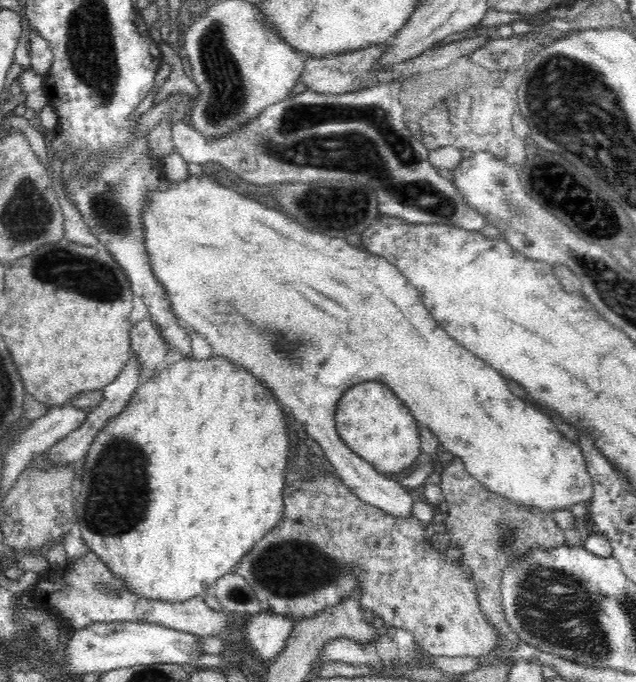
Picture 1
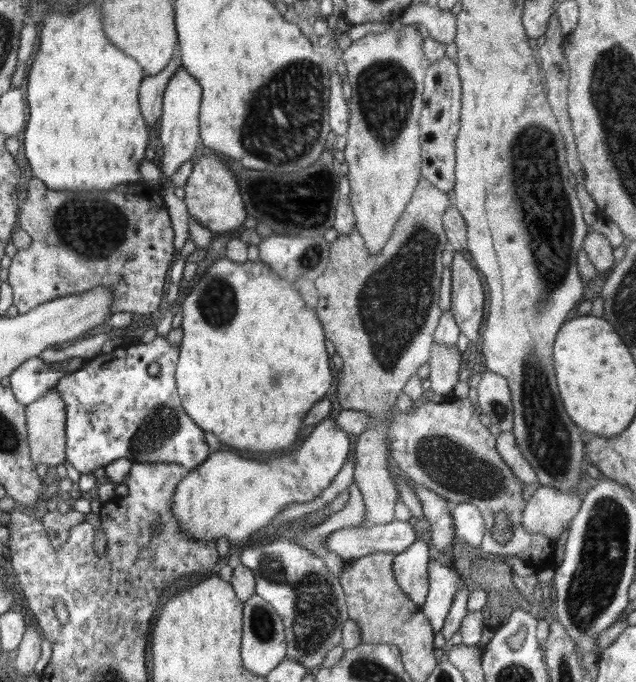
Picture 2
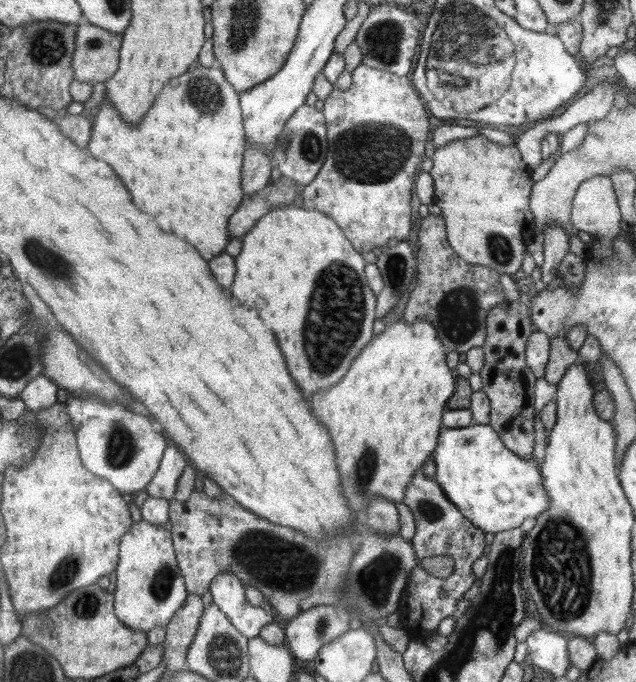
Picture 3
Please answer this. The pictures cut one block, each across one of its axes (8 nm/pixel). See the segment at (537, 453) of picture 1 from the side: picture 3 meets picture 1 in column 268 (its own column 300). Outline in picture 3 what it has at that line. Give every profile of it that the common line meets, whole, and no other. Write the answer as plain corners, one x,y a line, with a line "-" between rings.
294,205
285,206
284,208
274,208
268,214
262,216
260,220
241,238
242,249
235,258
236,278
232,284
232,294
240,300
240,304
244,304
246,308
258,308
260,318
264,320
264,324
268,324
272,328
272,332
276,334
276,340
280,344
280,350
286,358
288,370
292,374
292,378
296,380
298,388
304,392
304,396
312,396
314,392
330,388
334,384
338,384
352,360
362,352
362,348
374,338
374,312
377,304
377,296
368,287
367,278
365,275
364,258
352,245
351,242
344,236
342,229
324,213
304,209
303,207
294,207

